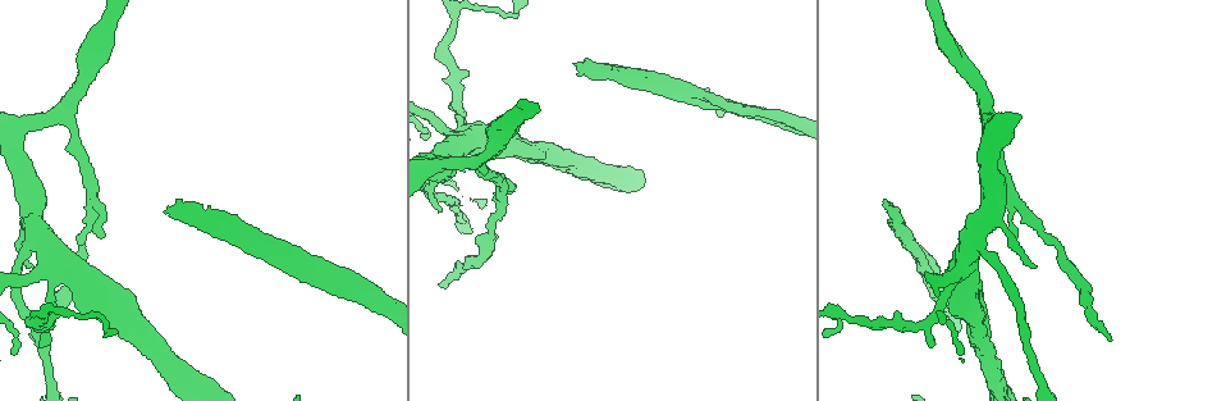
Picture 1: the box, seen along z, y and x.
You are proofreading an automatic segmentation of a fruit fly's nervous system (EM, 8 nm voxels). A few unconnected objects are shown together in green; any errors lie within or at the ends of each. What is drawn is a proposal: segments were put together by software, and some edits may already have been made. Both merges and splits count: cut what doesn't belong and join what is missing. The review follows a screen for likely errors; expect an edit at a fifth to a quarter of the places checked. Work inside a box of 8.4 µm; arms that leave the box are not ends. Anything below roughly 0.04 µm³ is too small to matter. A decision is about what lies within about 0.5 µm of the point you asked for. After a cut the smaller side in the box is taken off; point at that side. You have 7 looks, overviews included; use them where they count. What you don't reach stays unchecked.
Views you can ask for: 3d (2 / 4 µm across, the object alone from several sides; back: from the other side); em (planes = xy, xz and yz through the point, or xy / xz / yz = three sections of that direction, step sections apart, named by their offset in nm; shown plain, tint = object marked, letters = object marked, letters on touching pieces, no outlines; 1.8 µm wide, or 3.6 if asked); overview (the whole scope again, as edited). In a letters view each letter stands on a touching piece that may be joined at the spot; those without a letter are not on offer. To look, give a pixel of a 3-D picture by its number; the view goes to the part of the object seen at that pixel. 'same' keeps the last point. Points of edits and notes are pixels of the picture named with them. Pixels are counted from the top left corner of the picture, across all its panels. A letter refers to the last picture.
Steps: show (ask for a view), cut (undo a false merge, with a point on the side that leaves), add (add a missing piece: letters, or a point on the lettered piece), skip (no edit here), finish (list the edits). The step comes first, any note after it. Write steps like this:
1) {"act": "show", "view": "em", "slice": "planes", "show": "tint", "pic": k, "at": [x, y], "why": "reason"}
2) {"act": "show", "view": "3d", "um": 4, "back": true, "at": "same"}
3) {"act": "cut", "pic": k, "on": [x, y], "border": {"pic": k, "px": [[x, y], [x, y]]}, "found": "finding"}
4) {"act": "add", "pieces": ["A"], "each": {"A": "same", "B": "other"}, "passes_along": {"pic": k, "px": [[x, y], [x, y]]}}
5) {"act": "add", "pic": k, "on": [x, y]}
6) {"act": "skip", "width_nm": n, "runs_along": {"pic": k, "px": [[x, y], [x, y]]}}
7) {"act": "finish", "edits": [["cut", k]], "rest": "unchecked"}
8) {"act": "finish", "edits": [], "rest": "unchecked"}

{"act": "show", "view": "em", "slice": "planes", "show": "letters", "pic": 1, "at": [176, 200], "why": "an open end"}

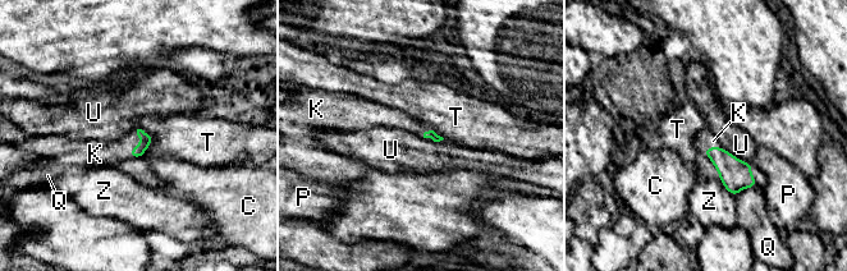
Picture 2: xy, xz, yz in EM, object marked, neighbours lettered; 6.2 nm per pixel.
{"act": "add", "pieces": ["K"], "each": {"C": "other", "K": "same", "P": "other", "Q": "other", "T": "other", "U": "other", "Z": "other"}, "passes_along": {"pic": 2, "px": [[146, 138], [129, 151], [95, 154]]}, "found": "it goes on there"}

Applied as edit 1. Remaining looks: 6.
{"act": "show", "view": "overview", "why": "see it whole again"}

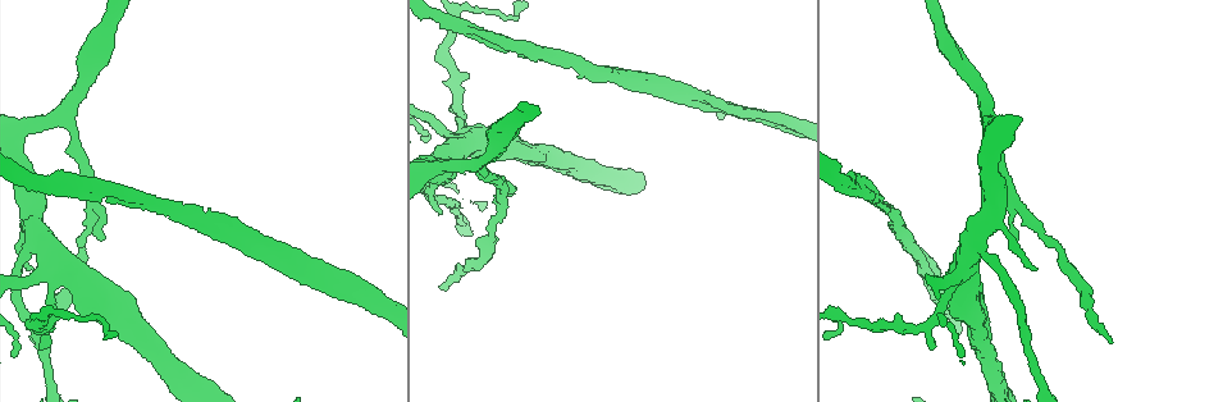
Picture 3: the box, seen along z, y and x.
{"act": "show", "view": "em", "um": 3.6, "slice": "planes", "show": "letters", "pic": 3, "at": [100, 239]}

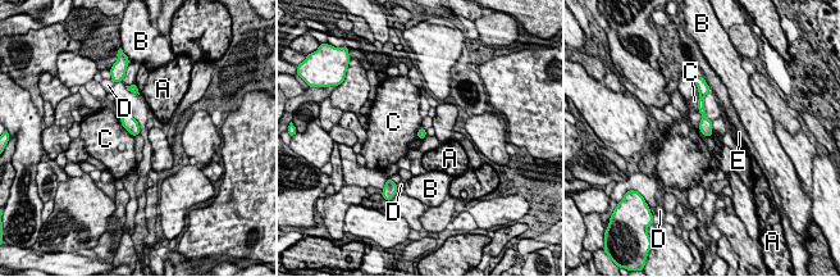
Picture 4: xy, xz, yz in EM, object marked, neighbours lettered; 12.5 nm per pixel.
{"act": "skip", "width_nm": 120, "each": {"A": "other", "B": "other", "C": "other", "D": "other", "E": "other"}, "found": "no lettered piece goes on from it"}

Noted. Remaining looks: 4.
{"act": "show", "view": "3d", "um": 4, "pic": 3, "at": [357, 278]}

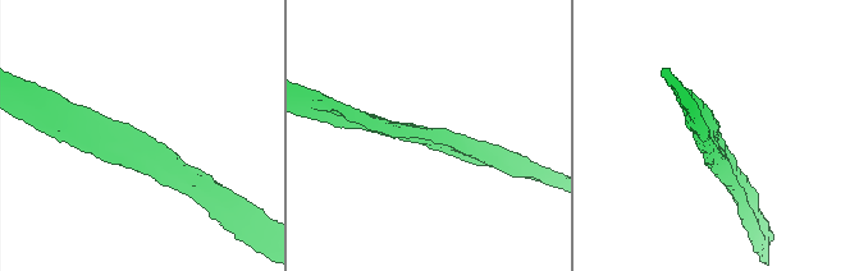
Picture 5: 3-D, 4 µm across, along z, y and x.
{"act": "show", "view": "em", "slice": "xy", "step": 16, "show": "tint", "pic": 5, "at": [137, 131]}

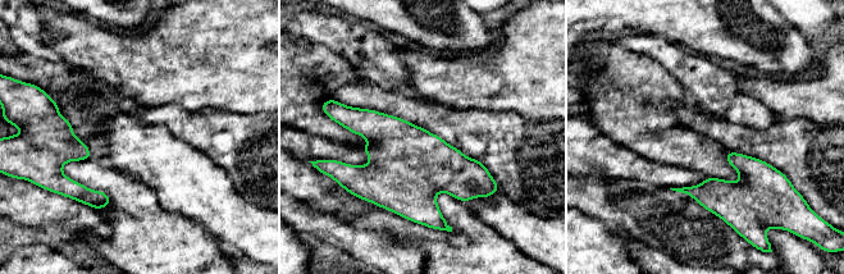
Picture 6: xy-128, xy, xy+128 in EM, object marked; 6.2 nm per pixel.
{"act": "show", "view": "em", "slice": "xy", "step": 16, "show": "letters", "at": "same", "why": "see the neighbours"}

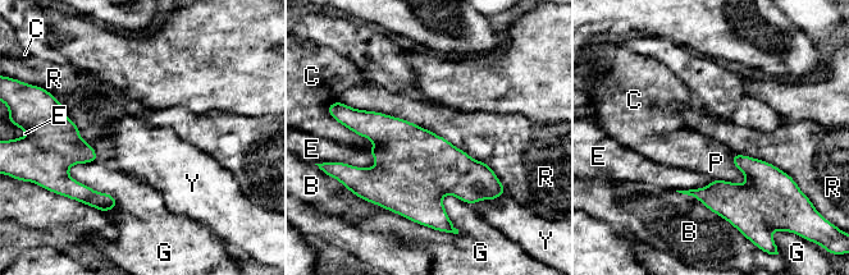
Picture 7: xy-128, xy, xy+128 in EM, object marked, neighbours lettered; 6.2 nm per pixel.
{"act": "skip", "each": {"B": "other", "C": "other", "E": "other", "G": "other", "P": "other", "R": "other", "Y": "other"}, "border": {"pic": 7, "px": [[432, 132], [484, 161], [503, 186]]}, "found": "continuous, no second neuron"}

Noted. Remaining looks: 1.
{"act": "finish", "edits": [["add", 2]], "rest": "unchecked"}

